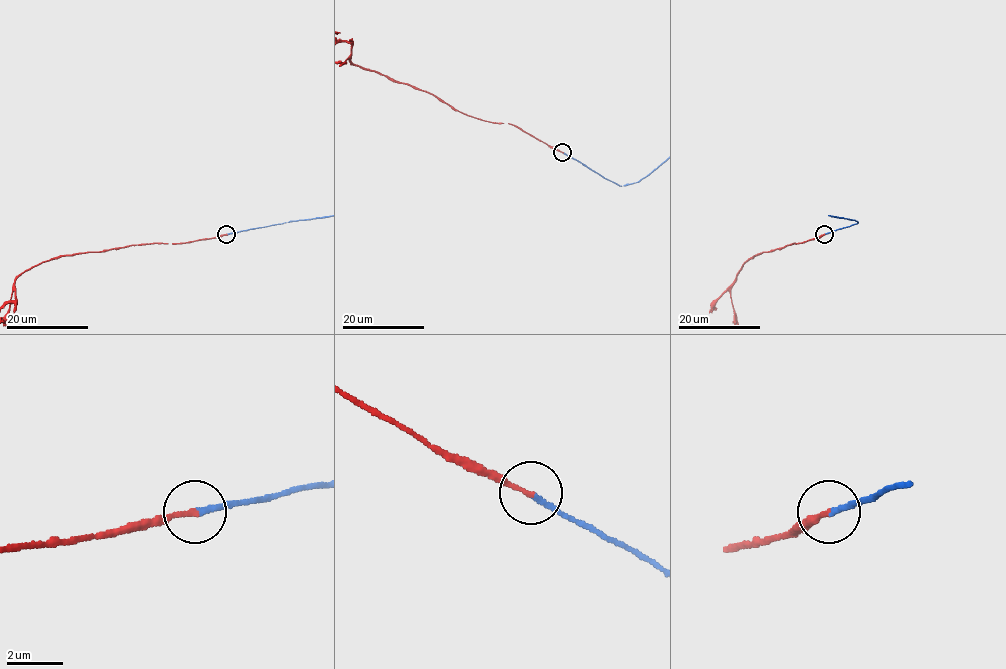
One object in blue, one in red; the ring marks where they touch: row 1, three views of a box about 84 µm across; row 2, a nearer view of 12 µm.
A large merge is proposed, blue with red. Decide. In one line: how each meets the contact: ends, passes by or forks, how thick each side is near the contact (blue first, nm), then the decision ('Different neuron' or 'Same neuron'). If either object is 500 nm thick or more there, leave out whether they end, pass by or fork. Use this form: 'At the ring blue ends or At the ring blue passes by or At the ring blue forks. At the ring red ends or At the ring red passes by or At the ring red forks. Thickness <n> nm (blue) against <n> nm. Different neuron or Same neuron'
At the ring blue ends. At the ring red ends. Thickness 170 nm (blue) against 150 nm. Same neuron

